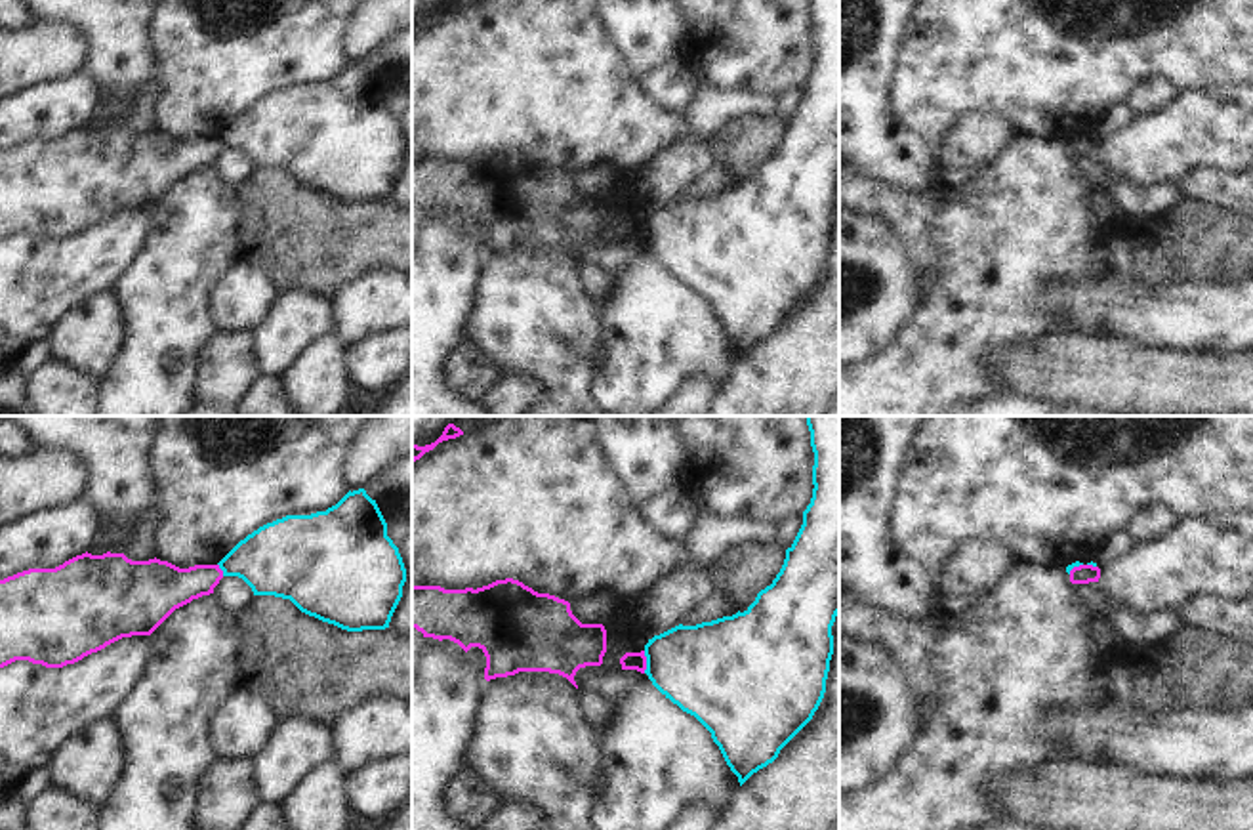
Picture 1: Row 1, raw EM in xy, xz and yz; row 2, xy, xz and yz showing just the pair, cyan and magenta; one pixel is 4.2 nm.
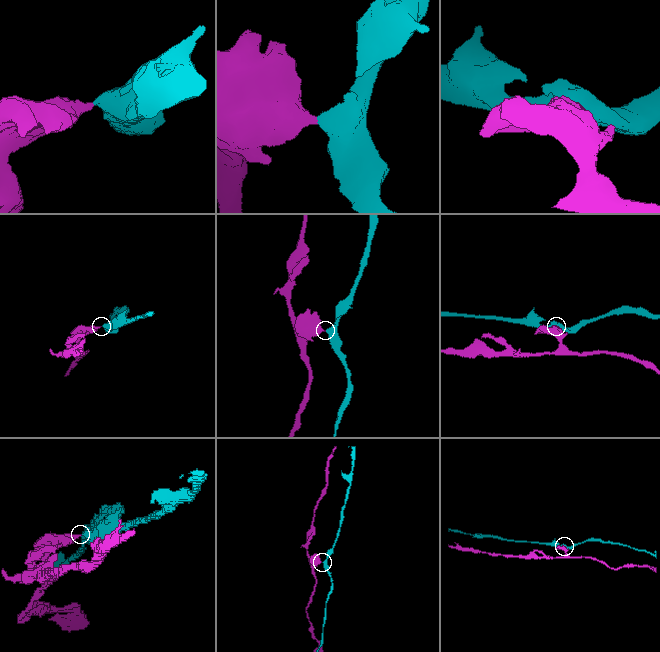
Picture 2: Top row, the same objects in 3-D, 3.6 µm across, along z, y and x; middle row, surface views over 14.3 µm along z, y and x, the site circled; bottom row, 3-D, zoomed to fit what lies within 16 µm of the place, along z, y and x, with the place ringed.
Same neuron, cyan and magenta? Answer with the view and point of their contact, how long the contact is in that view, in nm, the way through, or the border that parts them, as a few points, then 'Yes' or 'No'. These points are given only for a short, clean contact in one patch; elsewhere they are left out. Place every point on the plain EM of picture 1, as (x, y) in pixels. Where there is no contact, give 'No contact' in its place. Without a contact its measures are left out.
Touches cyan at xz (647, 235). Shared border 100 nm. Boundary: xz (643, 224), (645, 245). No

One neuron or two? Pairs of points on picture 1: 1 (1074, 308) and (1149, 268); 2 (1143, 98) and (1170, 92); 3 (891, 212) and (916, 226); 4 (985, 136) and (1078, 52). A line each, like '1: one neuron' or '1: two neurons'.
1: two neurons
2: one neuron
3: one neuron
4: two neurons

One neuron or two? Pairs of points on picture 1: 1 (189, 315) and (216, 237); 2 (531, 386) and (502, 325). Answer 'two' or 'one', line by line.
1: one
2: two

